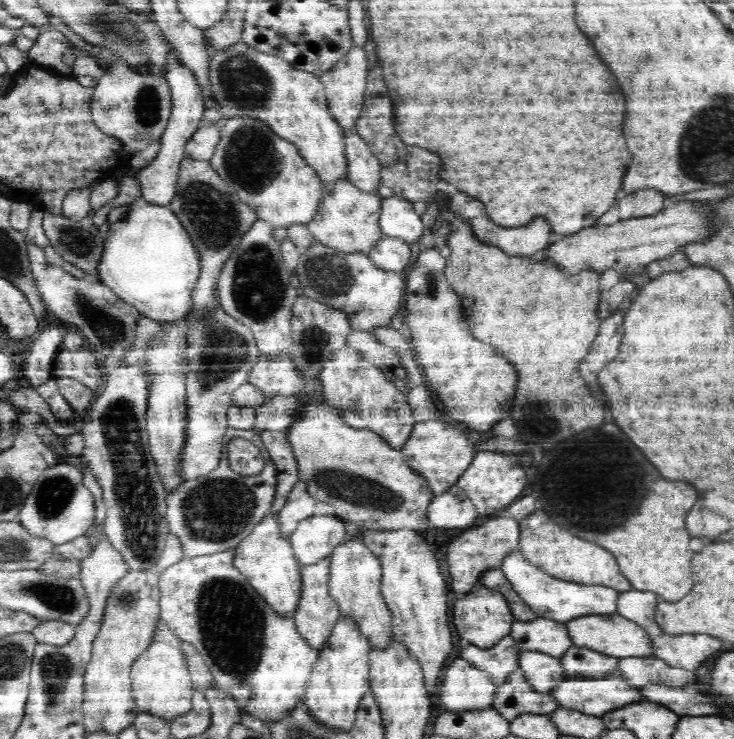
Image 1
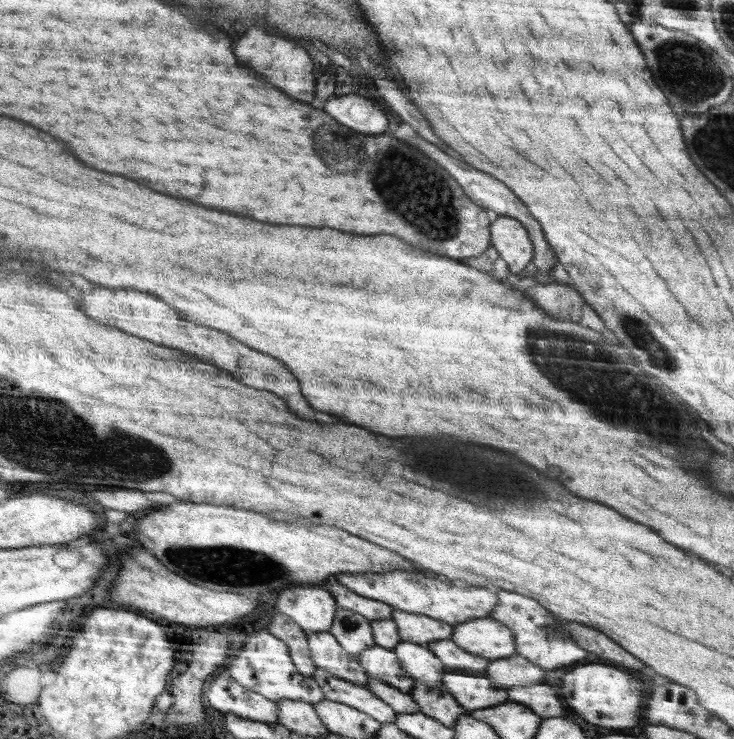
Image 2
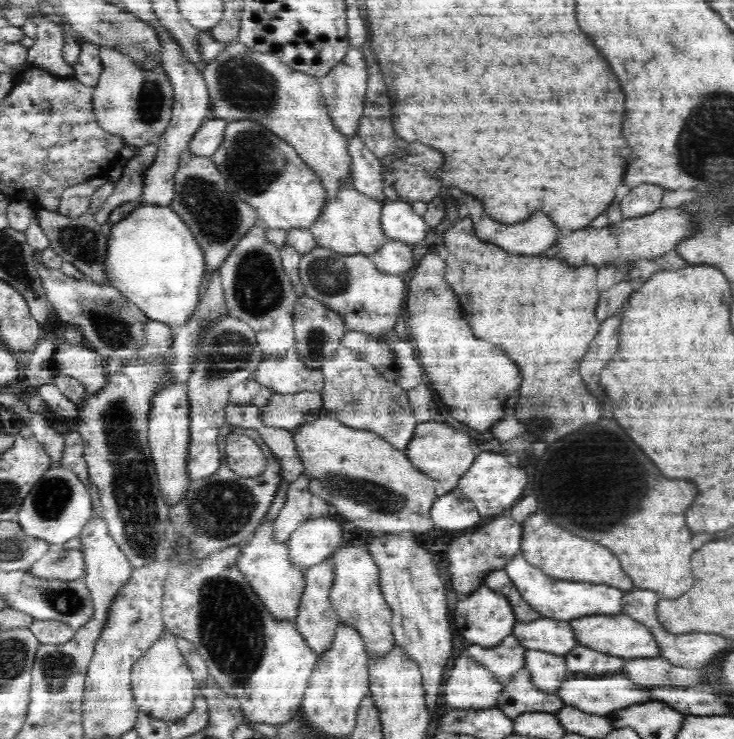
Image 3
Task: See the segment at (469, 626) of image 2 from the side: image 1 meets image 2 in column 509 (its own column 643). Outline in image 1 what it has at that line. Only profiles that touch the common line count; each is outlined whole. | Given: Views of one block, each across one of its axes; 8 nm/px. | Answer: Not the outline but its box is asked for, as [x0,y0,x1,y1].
[568,613,655,659]

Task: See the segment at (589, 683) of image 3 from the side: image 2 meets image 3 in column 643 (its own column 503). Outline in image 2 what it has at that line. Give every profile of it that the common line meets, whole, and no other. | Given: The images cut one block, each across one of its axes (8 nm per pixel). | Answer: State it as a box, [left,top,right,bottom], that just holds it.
[443,671,510,710]

